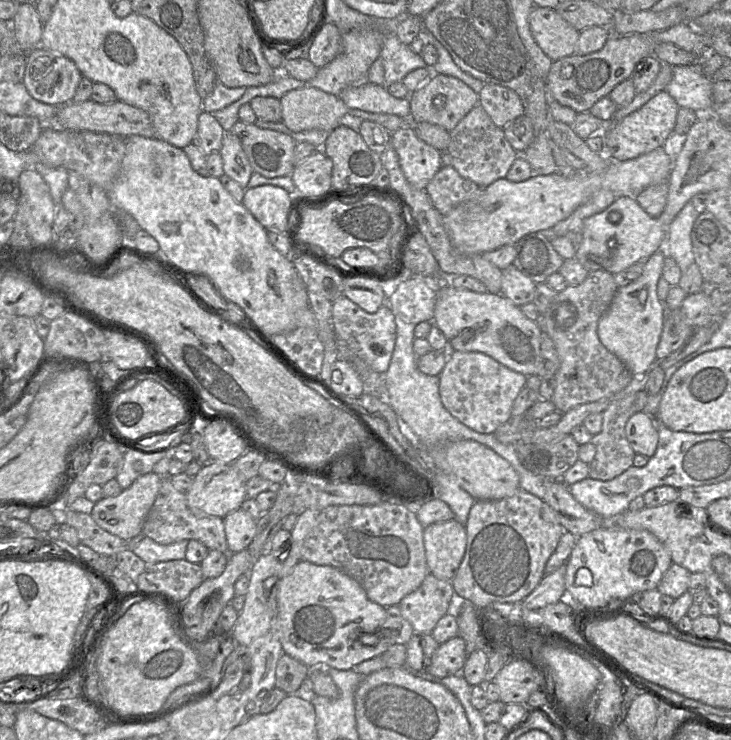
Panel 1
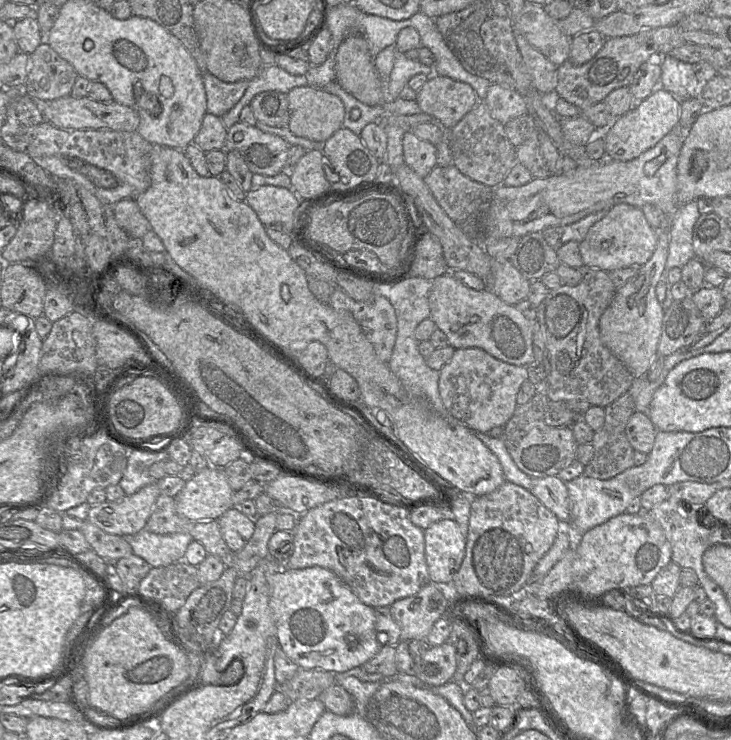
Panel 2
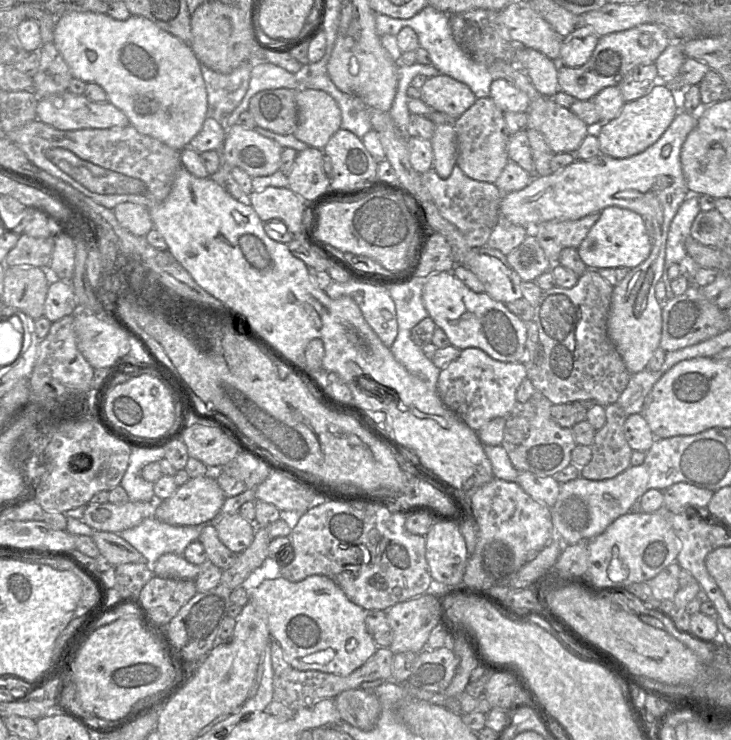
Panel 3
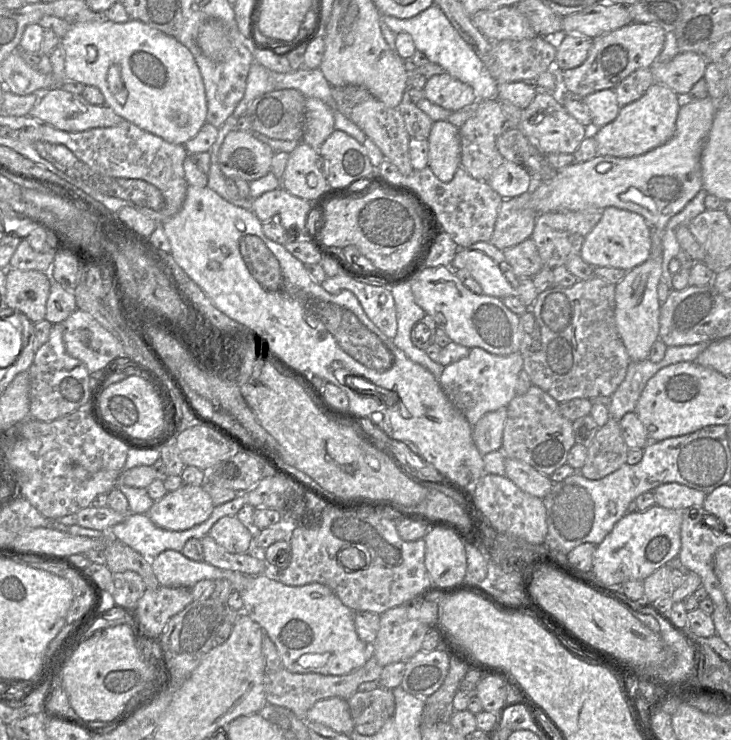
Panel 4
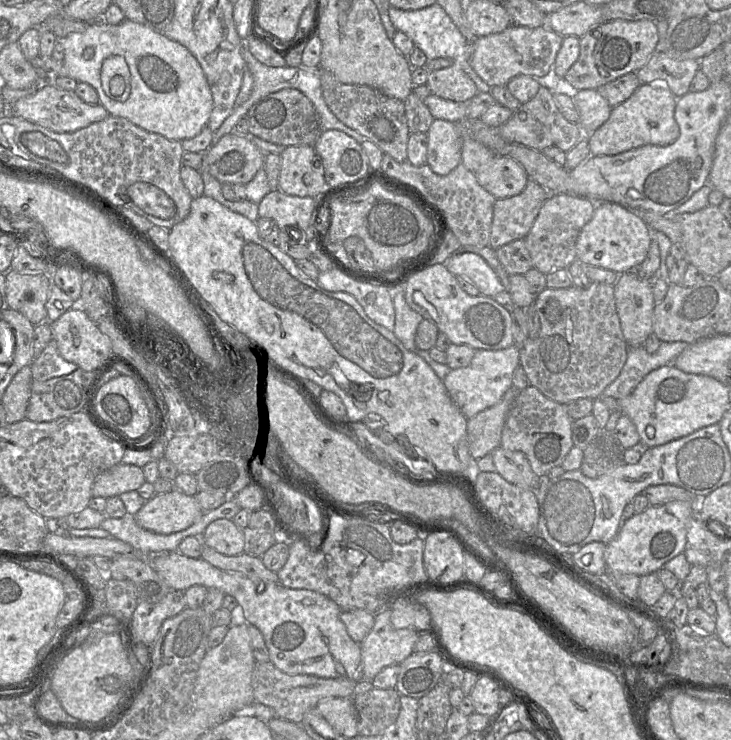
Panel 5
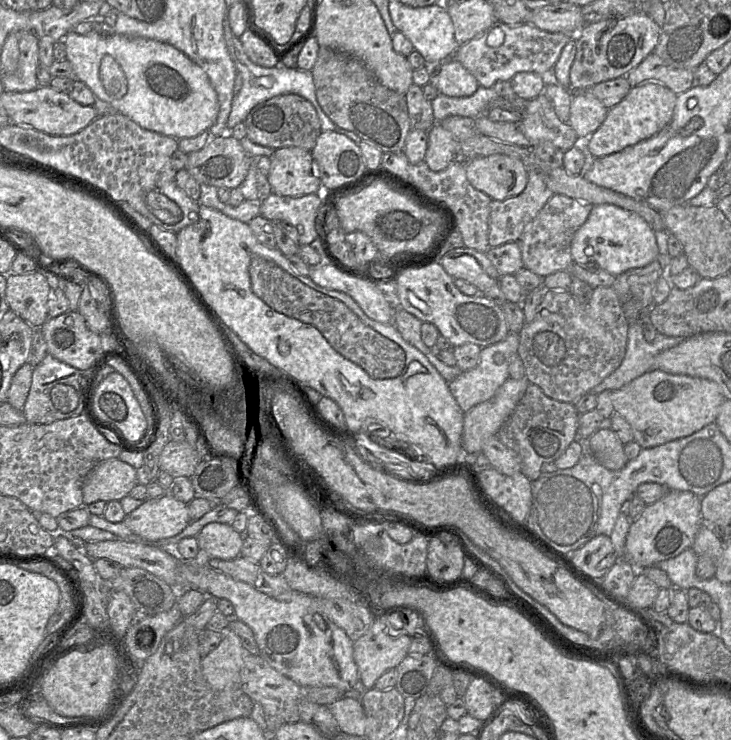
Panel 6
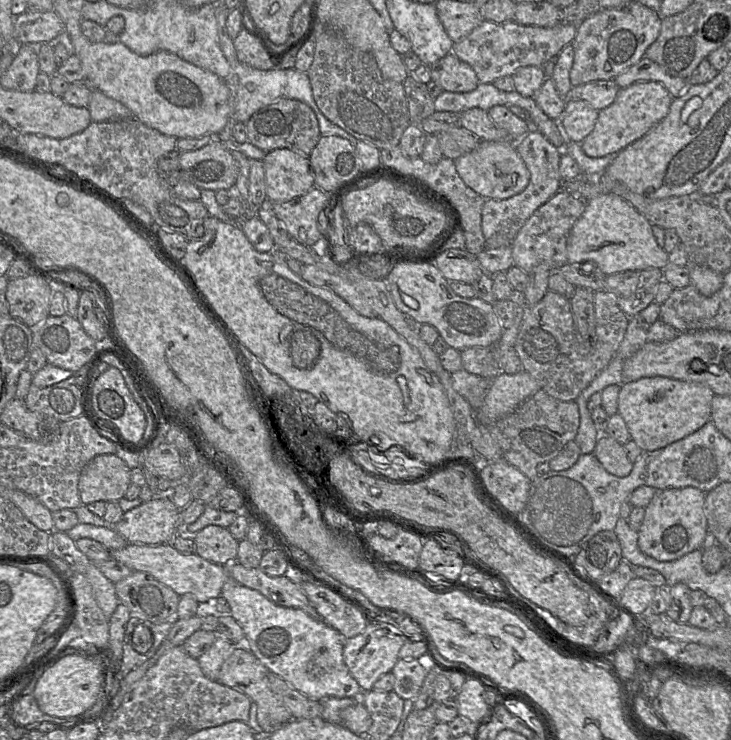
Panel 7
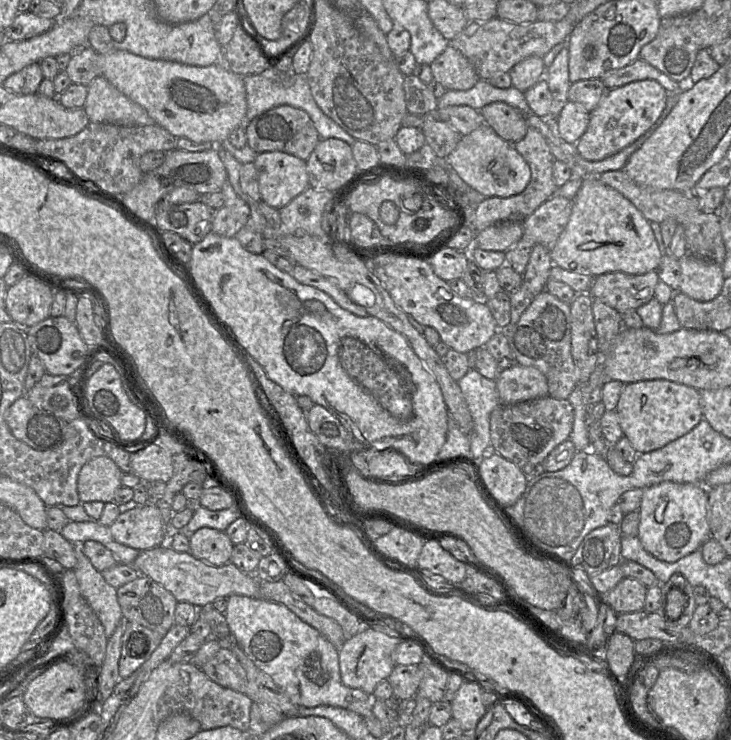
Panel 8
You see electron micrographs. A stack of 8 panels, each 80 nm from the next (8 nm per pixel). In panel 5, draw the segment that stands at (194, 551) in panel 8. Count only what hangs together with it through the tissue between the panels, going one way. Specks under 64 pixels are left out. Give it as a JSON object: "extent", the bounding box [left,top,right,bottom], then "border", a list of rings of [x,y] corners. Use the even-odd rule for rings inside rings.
{"extent":[201,519,245,556],"border":[[[216,519],[211,522],[202,533],[201,541],[227,556],[239,555],[245,550],[244,531],[231,519]]]}

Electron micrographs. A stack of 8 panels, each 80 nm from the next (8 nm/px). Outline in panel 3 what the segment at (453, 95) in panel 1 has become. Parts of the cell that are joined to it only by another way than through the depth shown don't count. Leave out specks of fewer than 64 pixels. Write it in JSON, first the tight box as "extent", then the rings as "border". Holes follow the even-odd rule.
{"extent":[419,74,477,119],"border":[[[444,74],[429,77],[420,88],[419,98],[434,111],[446,113],[454,119],[458,119],[477,99],[466,84]]]}

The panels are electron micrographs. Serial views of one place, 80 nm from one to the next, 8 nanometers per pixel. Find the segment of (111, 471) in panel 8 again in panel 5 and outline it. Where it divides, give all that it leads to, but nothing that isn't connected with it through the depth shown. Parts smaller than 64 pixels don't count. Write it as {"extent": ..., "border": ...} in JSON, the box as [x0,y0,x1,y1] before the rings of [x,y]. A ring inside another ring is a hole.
{"extent":[92,462,145,498],"border":[[[120,462],[96,477],[92,497],[109,498],[128,491],[137,491],[145,481],[141,467]]]}

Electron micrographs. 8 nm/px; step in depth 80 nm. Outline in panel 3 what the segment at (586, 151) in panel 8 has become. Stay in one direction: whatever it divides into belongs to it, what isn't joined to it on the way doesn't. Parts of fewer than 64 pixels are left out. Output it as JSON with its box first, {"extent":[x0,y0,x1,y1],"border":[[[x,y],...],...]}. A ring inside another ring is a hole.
{"extent":[593,81,679,159],"border":[[[658,81],[644,97],[625,103],[618,117],[593,129],[599,141],[600,154],[624,159],[645,151],[660,139],[675,119],[679,112],[679,99],[675,90]]]}

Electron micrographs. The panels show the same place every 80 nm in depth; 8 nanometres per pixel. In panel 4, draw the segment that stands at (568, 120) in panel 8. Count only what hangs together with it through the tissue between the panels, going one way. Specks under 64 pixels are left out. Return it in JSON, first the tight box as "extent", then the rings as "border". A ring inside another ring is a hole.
{"extent":[580,89,621,129],"border":[[[603,89],[580,99],[591,115],[591,129],[600,128],[615,120],[621,108],[614,89]]]}

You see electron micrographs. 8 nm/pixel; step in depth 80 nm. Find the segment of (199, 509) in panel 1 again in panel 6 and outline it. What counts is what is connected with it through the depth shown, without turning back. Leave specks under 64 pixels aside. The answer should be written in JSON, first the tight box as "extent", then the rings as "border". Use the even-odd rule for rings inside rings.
{"extent":[123,493,191,542],"border":[[[170,493],[160,497],[144,500],[144,502],[123,520],[124,524],[135,534],[147,542],[157,542],[179,534],[191,522],[188,511],[188,503],[177,500]]]}

